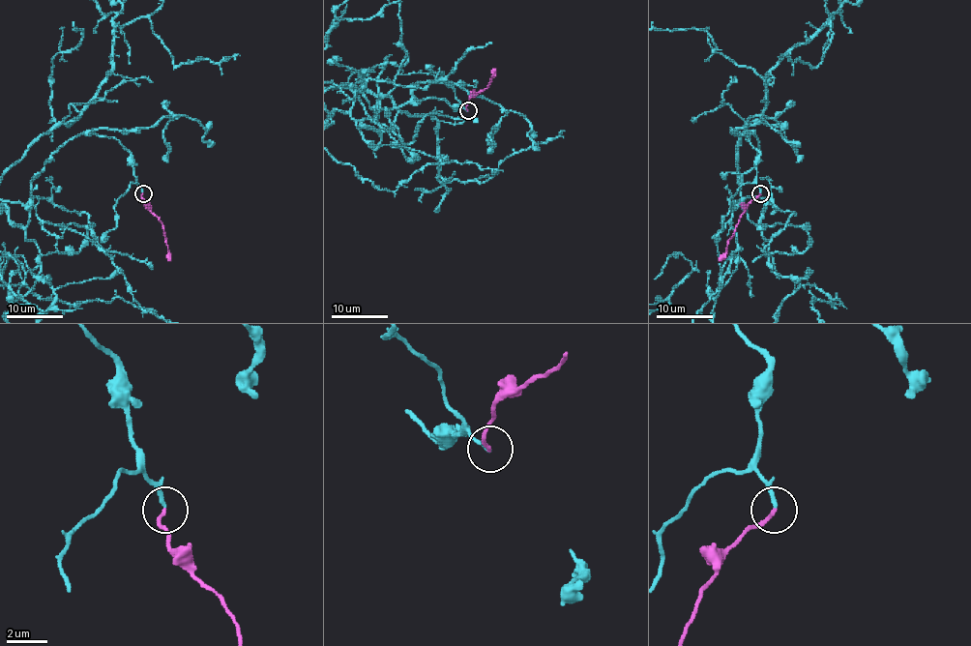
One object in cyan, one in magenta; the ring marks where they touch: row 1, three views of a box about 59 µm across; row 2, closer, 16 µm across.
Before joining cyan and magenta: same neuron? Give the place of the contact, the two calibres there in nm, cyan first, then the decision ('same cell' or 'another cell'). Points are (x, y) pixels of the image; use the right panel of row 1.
at (760, 193); 200 nm thick on the cyan side, 180 nm on the other; same cell

